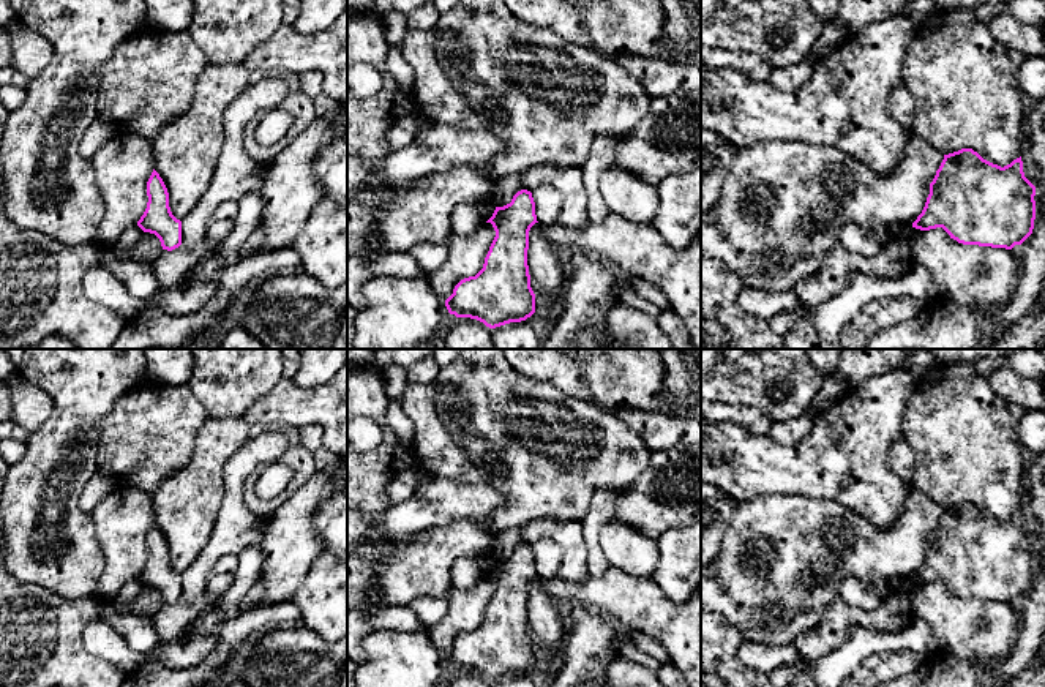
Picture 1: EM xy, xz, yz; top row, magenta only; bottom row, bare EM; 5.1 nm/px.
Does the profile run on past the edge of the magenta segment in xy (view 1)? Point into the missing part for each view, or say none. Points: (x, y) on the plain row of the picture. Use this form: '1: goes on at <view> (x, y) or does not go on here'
1: does not go on here

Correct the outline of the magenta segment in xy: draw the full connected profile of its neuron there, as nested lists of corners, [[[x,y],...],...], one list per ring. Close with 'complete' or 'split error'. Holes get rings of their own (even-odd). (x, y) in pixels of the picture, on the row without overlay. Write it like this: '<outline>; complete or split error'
[[[155,523],[147,535],[147,550],[147,562],[137,580],[144,586],[155,588],[163,603],[178,602],[182,599],[182,575],[172,569],[167,542]]]; complete

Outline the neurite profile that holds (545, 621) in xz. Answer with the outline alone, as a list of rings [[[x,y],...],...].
[[[535,576],[529,584],[527,619],[537,643],[548,654],[543,666],[557,670],[559,651],[567,635],[567,625],[560,616],[557,602],[552,600],[541,586],[540,576]]]

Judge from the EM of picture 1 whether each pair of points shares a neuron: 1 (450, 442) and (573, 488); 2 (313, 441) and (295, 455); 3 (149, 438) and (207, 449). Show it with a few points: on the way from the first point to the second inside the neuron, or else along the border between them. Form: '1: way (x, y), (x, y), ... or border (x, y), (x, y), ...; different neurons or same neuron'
1: way (480, 442), (528, 442), (543, 458); same neuron
2: border (297, 436), (311, 452); different neurons
3: border (209, 416), (196, 435), (191, 457), (171, 474); different neurons

